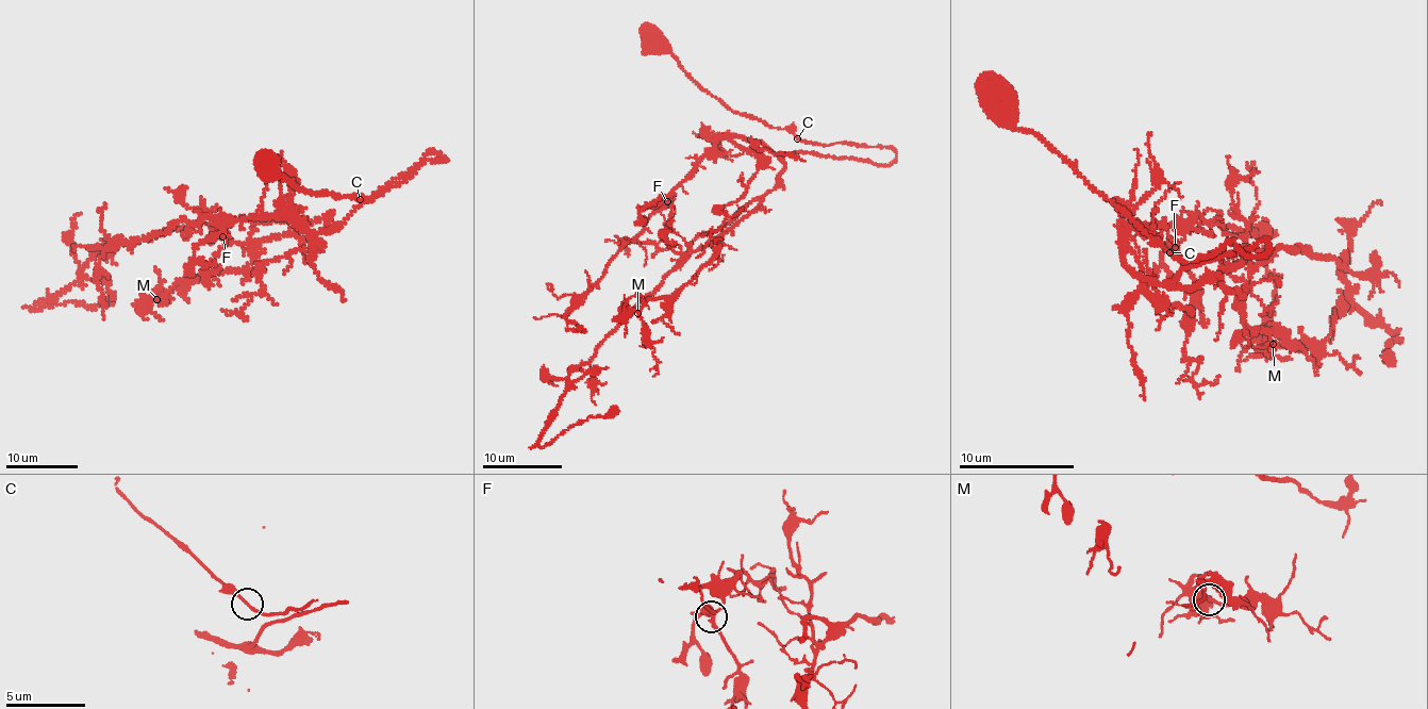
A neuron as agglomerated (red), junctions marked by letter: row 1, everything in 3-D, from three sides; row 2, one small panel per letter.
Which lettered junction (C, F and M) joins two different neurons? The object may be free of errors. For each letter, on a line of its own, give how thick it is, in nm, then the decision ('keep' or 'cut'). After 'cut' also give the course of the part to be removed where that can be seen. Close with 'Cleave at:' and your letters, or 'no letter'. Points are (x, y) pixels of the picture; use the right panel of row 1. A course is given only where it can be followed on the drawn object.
C: 180 nm thick; keep
F: 260 nm thick; keep
M: 240 nm thick; keep
Cleave at: no letter

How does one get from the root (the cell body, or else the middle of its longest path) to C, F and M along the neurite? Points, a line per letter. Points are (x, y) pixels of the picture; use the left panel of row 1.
C: (269, 168), (313, 194), (354, 196), (360, 200)
F: (269, 168), (363, 201), (448, 158), (426, 153), (331, 229), (266, 213), (222, 236)
M: (269, 168), (363, 201), (448, 158), (426, 153), (338, 227), (267, 240), (241, 268), (183, 278), (156, 299)

